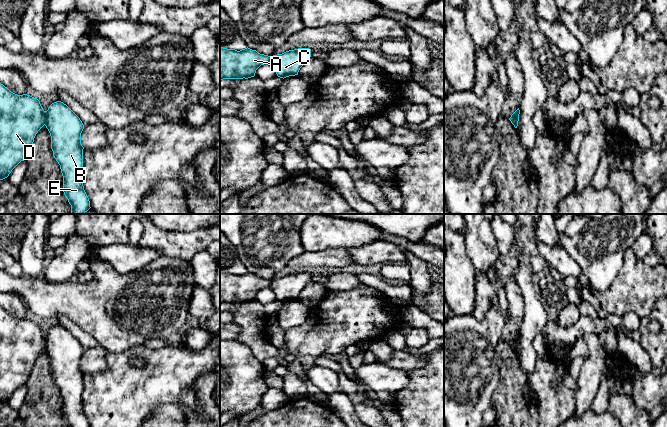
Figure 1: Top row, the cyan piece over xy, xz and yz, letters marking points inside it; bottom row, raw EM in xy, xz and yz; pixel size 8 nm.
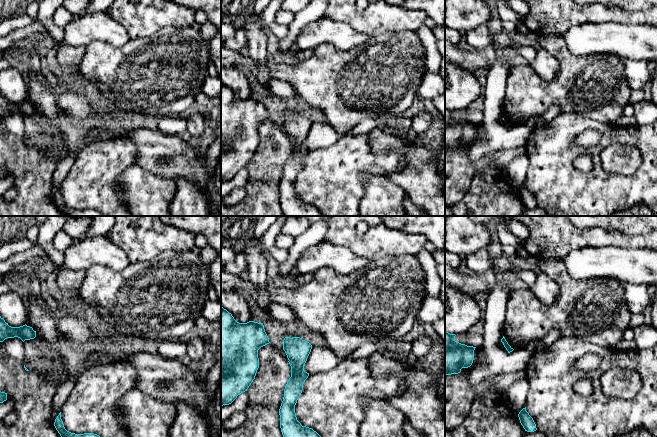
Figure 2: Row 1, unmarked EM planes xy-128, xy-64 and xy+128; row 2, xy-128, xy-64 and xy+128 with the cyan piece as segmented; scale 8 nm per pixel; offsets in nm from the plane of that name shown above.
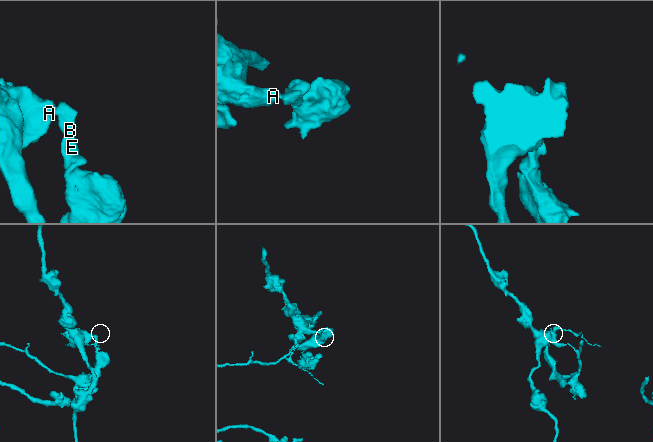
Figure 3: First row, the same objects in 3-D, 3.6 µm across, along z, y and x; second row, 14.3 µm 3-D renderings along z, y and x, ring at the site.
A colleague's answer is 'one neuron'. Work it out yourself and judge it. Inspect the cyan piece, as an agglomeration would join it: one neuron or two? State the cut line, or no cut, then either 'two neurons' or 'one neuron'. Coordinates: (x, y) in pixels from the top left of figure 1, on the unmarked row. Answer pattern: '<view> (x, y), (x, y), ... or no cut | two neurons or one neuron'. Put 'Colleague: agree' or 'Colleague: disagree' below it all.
xy (44, 335), (45, 348) | two neurons
Colleague: disagree

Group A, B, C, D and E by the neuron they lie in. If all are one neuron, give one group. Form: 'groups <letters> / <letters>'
groups A D / B C E

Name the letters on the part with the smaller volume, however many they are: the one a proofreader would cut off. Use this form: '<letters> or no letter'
B, C, E

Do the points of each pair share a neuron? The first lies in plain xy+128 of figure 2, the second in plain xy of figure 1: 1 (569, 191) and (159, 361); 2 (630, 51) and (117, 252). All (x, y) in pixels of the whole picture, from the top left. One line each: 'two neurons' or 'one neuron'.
1: one neuron
2: one neuron

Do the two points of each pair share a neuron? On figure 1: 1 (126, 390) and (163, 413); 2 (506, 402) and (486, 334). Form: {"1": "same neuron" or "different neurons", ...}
{"1": "different neurons", "2": "different neurons"}

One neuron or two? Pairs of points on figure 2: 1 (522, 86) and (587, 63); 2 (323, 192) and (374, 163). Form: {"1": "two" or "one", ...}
{"1": "one", "2": "one"}

